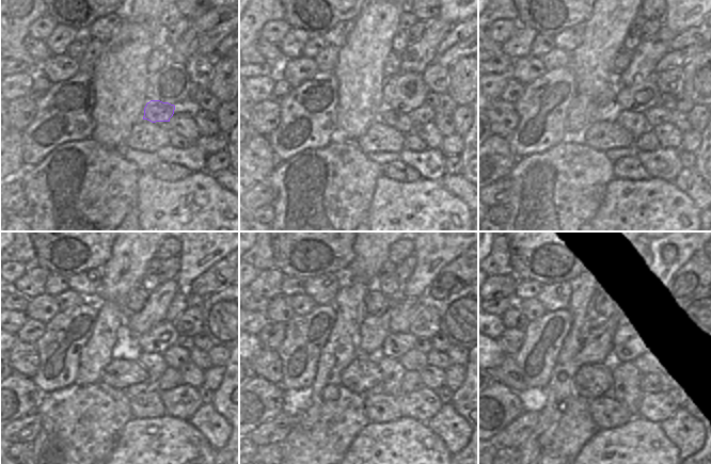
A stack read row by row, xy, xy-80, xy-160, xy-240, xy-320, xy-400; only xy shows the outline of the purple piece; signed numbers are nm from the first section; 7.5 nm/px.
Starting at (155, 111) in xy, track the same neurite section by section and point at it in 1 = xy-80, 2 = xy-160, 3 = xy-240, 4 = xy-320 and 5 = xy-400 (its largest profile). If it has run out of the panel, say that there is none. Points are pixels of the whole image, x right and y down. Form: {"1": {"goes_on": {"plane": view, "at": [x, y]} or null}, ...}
{"1": {"goes_on": {"plane": "xy-80", "at": [401, 122]}}, "2": {"goes_on": {"plane": "xy-160", "at": [635, 123]}}, "3": {"goes_on": {"plane": "xy-240", "at": [154, 364]}}, "4": {"goes_on": {"plane": "xy-320", "at": [392, 371]}}, "5": {"goes_on": {"plane": "xy-400", "at": [627, 377]}}}

